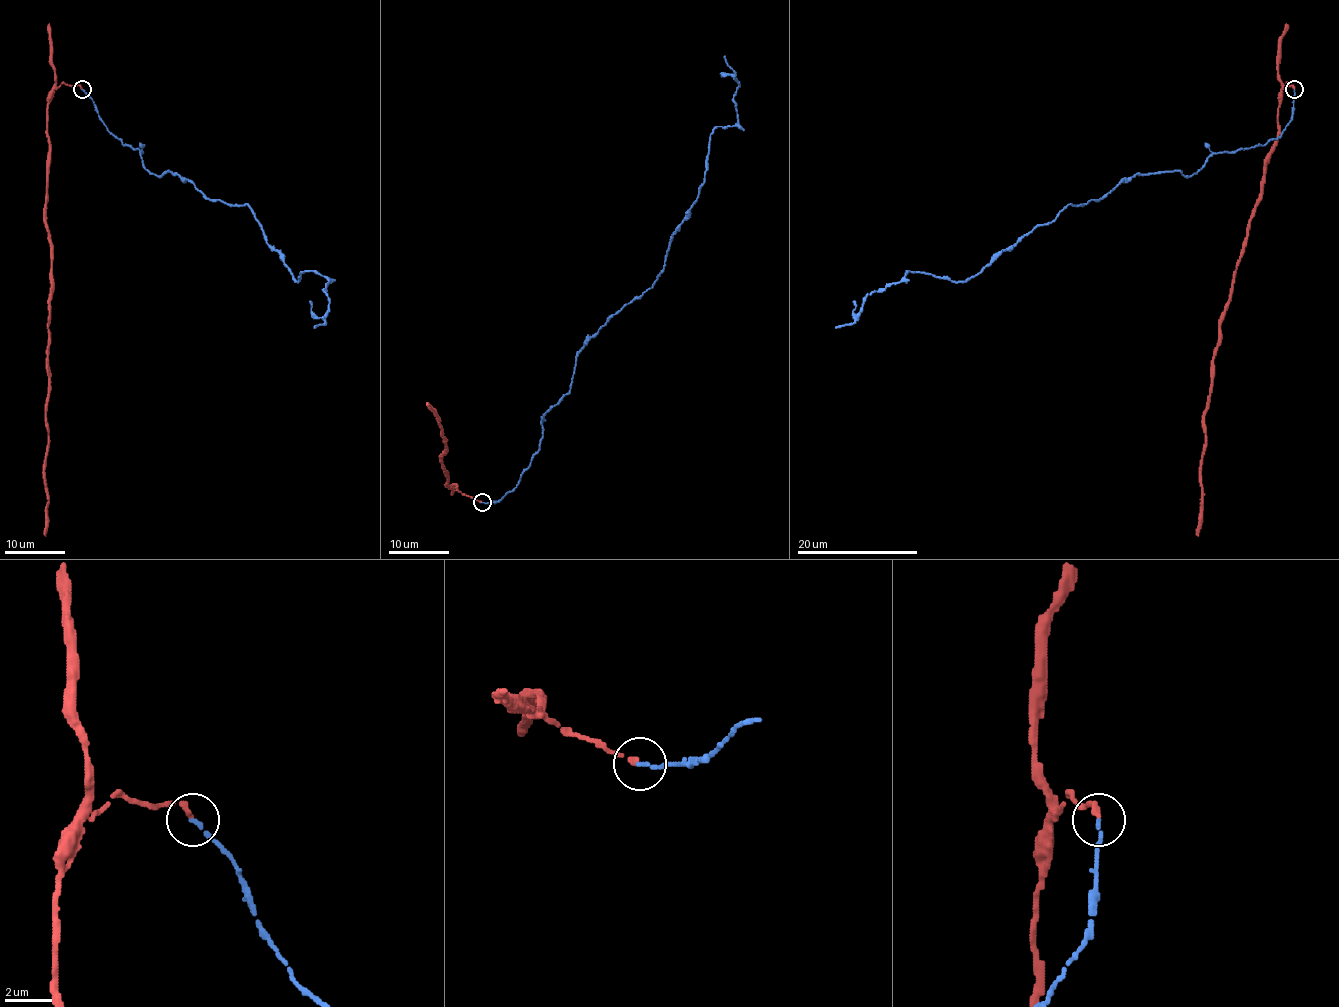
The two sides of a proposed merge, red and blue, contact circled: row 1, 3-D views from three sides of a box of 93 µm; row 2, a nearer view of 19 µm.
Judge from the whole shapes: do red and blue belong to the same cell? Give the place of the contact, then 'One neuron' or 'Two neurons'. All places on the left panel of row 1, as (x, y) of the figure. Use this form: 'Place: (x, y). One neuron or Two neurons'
Place: (82, 89). Two neurons

